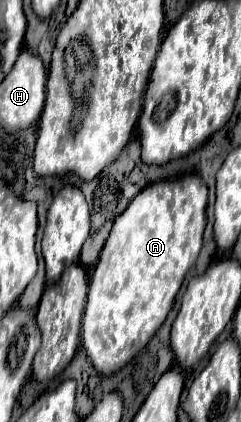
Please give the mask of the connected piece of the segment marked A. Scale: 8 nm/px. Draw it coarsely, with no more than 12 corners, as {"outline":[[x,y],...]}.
{"outline":[[151,183],[115,219],[81,341],[97,373],[163,325],[199,257],[207,185]]}

